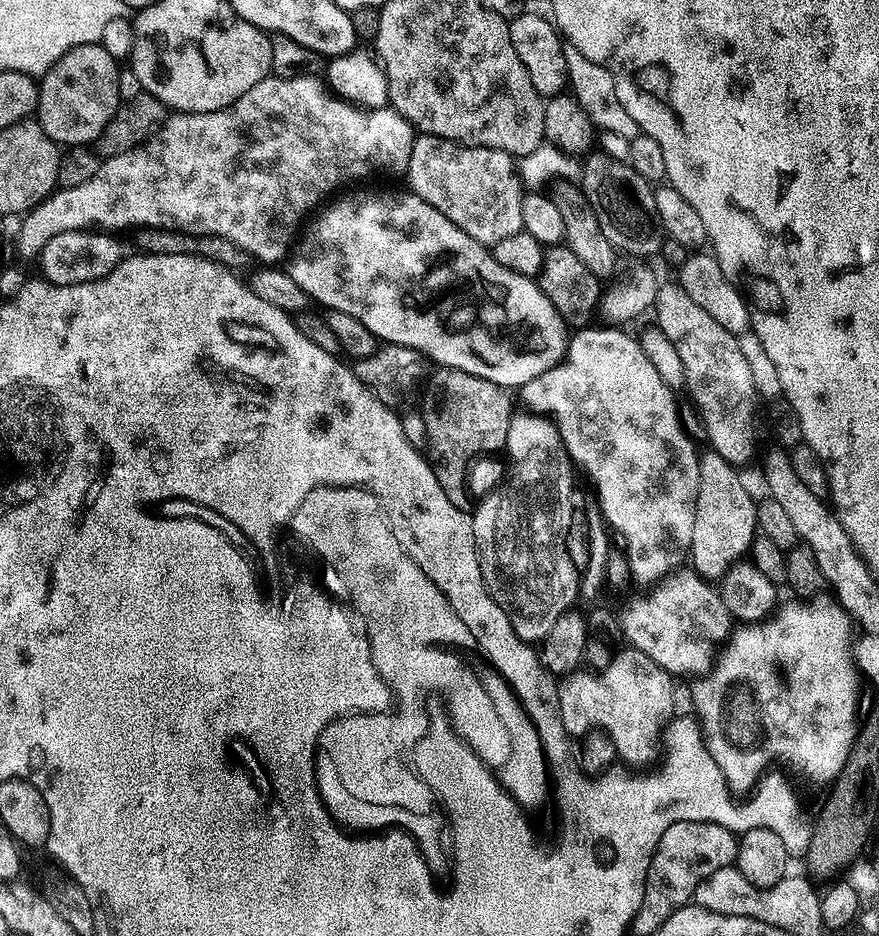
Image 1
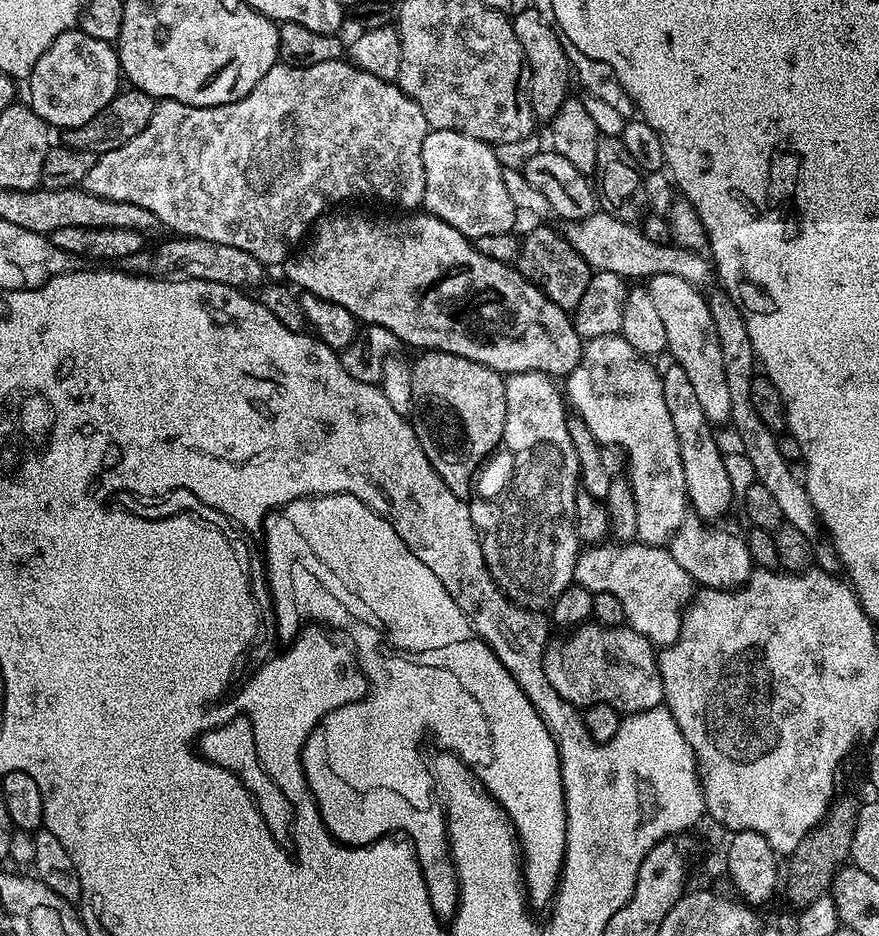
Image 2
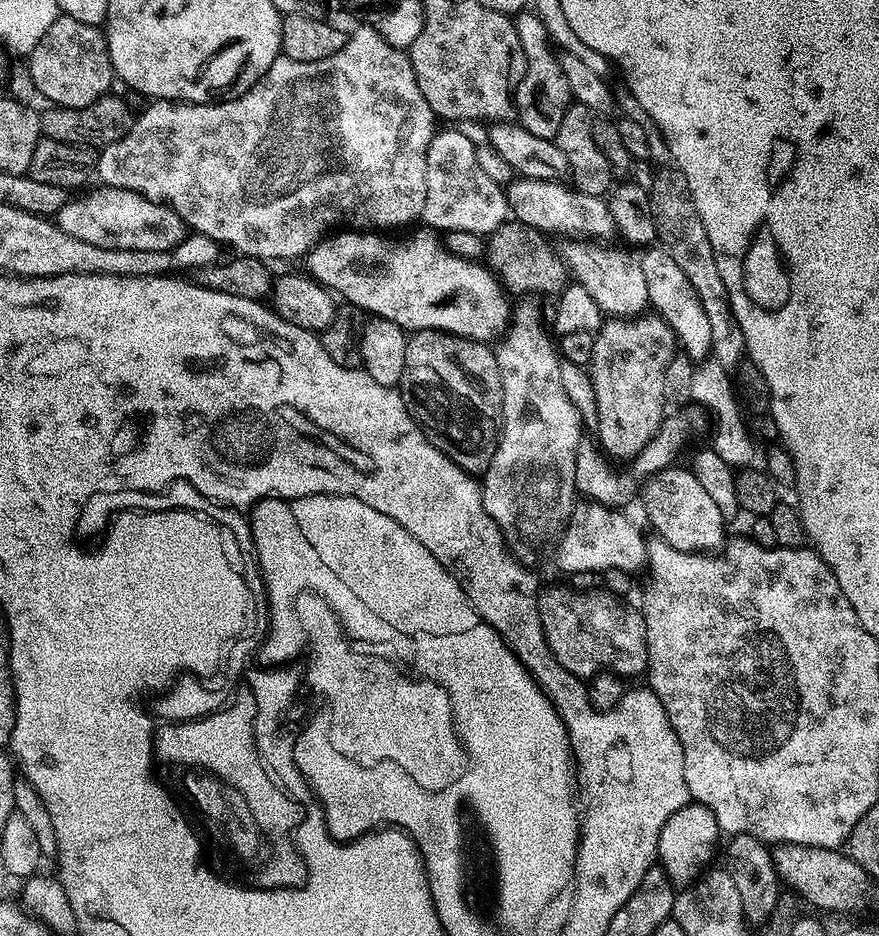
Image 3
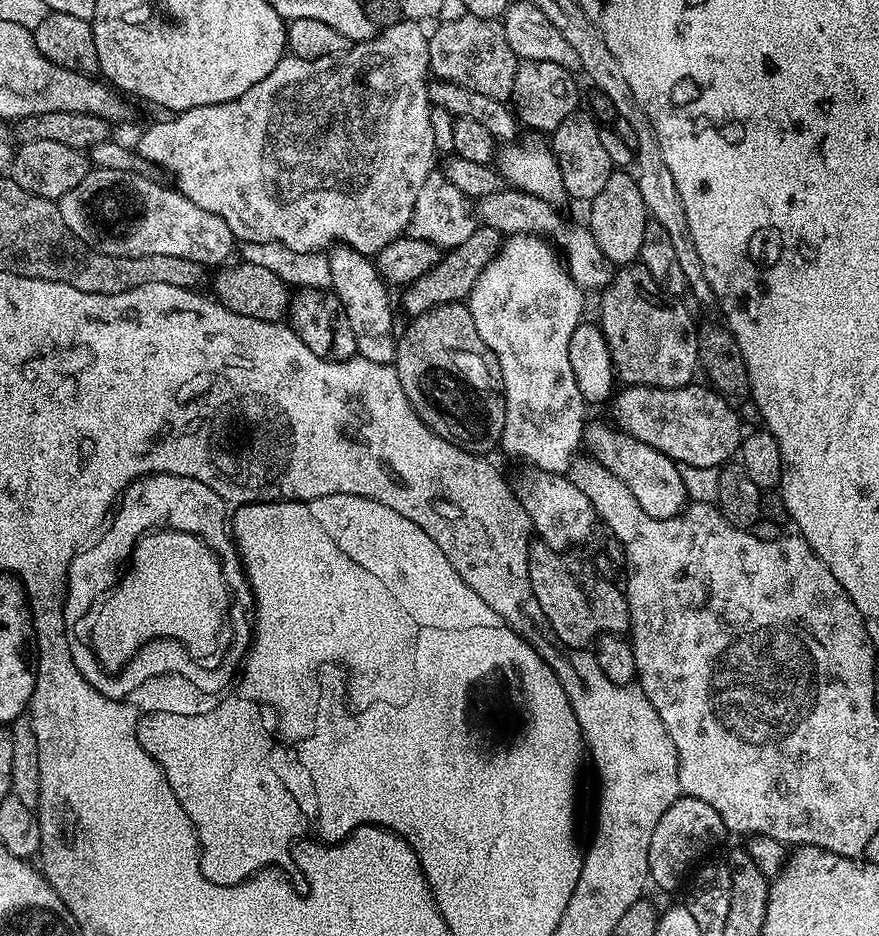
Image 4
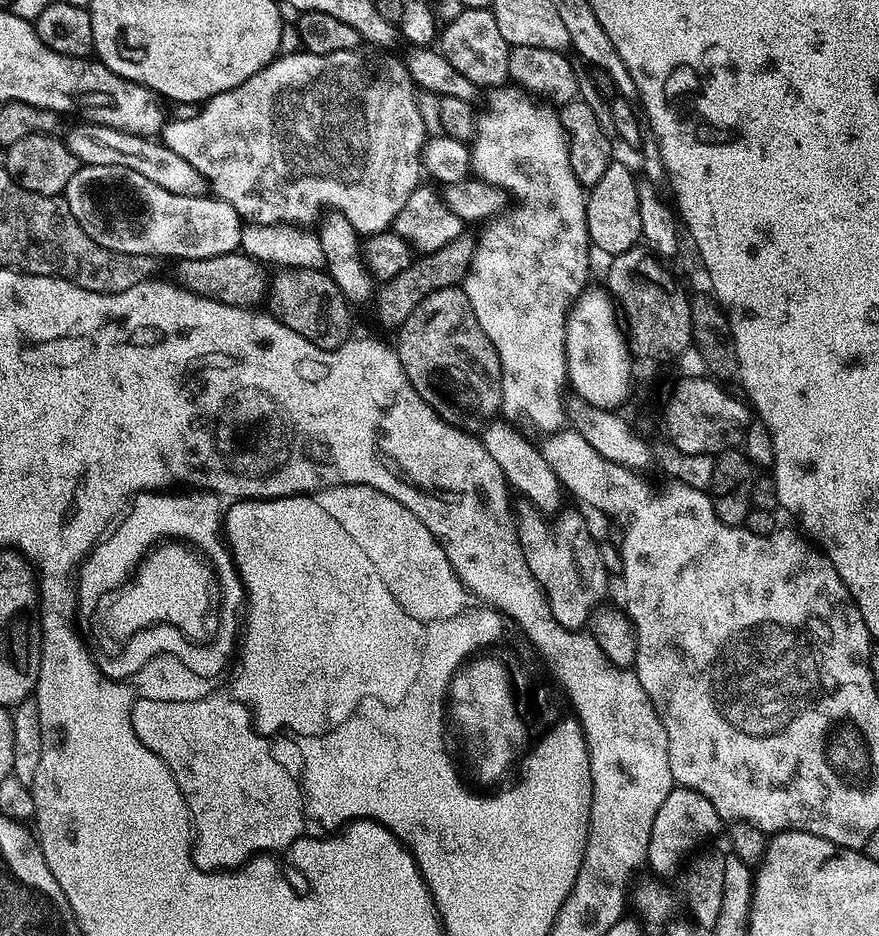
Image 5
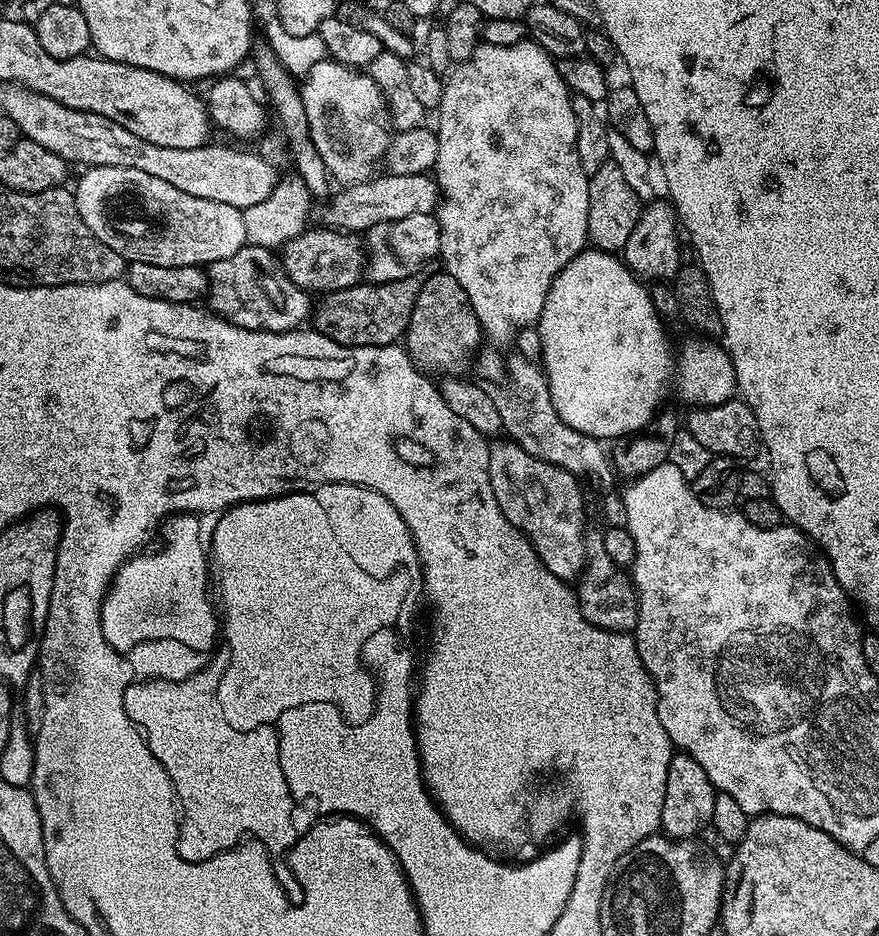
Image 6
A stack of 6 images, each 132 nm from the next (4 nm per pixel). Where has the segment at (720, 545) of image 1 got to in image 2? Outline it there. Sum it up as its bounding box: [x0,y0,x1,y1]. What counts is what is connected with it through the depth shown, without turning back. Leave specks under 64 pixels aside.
[660,363,732,522]

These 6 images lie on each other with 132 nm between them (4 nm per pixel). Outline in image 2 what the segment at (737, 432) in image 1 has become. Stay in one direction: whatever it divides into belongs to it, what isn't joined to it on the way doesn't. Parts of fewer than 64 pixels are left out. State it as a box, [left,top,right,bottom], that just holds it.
[646,274,731,426]

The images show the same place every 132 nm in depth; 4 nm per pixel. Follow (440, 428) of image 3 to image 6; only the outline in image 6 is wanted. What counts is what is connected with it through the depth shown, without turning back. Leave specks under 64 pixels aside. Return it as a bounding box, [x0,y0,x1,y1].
[406,270,482,374]

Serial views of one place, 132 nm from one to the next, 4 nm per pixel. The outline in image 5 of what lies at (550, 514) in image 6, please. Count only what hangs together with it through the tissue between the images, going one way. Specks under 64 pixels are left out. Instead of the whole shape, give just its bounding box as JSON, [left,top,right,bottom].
[514,502,610,629]

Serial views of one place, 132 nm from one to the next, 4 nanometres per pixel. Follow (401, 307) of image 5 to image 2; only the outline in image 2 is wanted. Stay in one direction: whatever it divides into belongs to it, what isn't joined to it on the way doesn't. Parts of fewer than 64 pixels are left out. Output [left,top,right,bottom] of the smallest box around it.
[515,228,594,314]

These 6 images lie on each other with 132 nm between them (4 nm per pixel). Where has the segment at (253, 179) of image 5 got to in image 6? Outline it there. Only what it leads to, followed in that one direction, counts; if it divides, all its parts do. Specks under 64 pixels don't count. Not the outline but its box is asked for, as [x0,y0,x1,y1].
[299,58,390,186]

